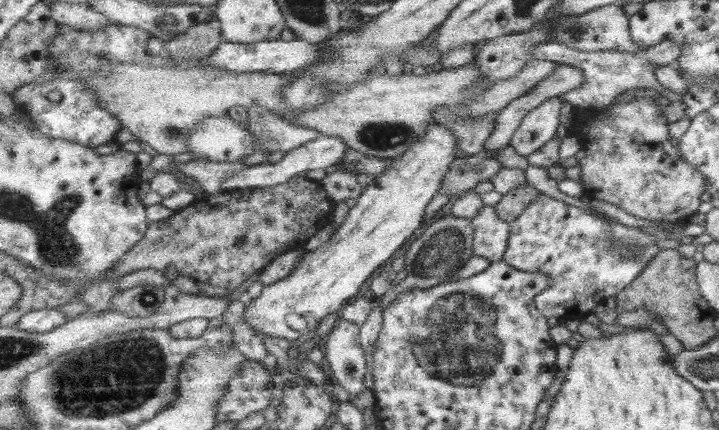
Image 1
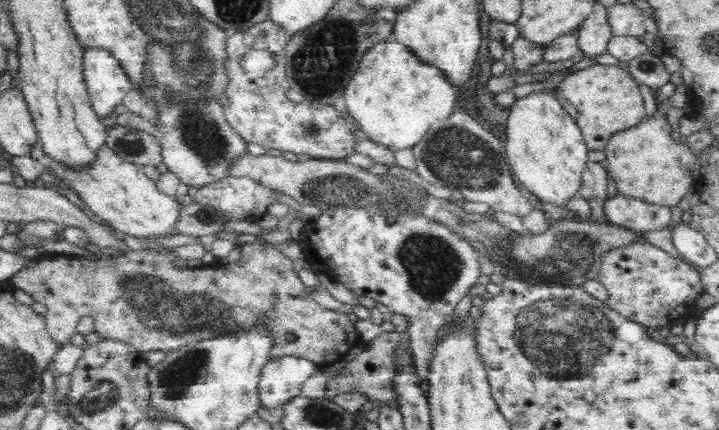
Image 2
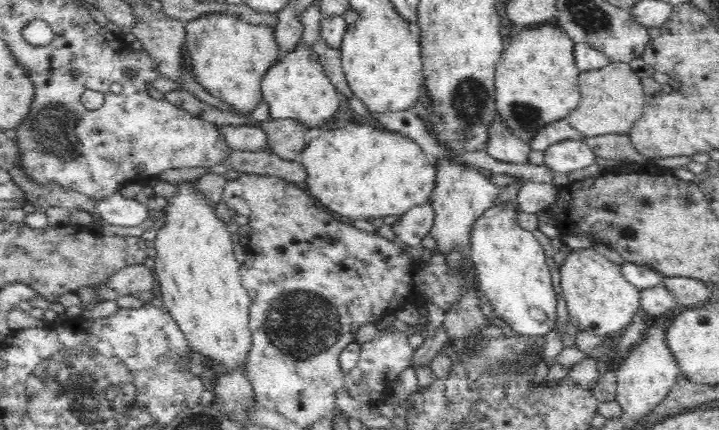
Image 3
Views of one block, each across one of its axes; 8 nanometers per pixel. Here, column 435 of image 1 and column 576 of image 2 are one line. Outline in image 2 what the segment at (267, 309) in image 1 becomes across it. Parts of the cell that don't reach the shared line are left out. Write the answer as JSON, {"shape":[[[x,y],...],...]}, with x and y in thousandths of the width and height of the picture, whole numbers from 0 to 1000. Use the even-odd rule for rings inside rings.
{"shape":[[[748,214],[729,228],[720,228],[708,251],[708,270],[704,279],[704,337],[702,360],[711,402],[722,430],[732,433],[740,456],[745,456],[755,477],[773,481],[783,491],[791,491],[791,477],[808,458],[809,405],[815,395],[821,367],[818,367],[816,335],[808,314],[798,272],[793,270],[769,226],[769,214]]]}

